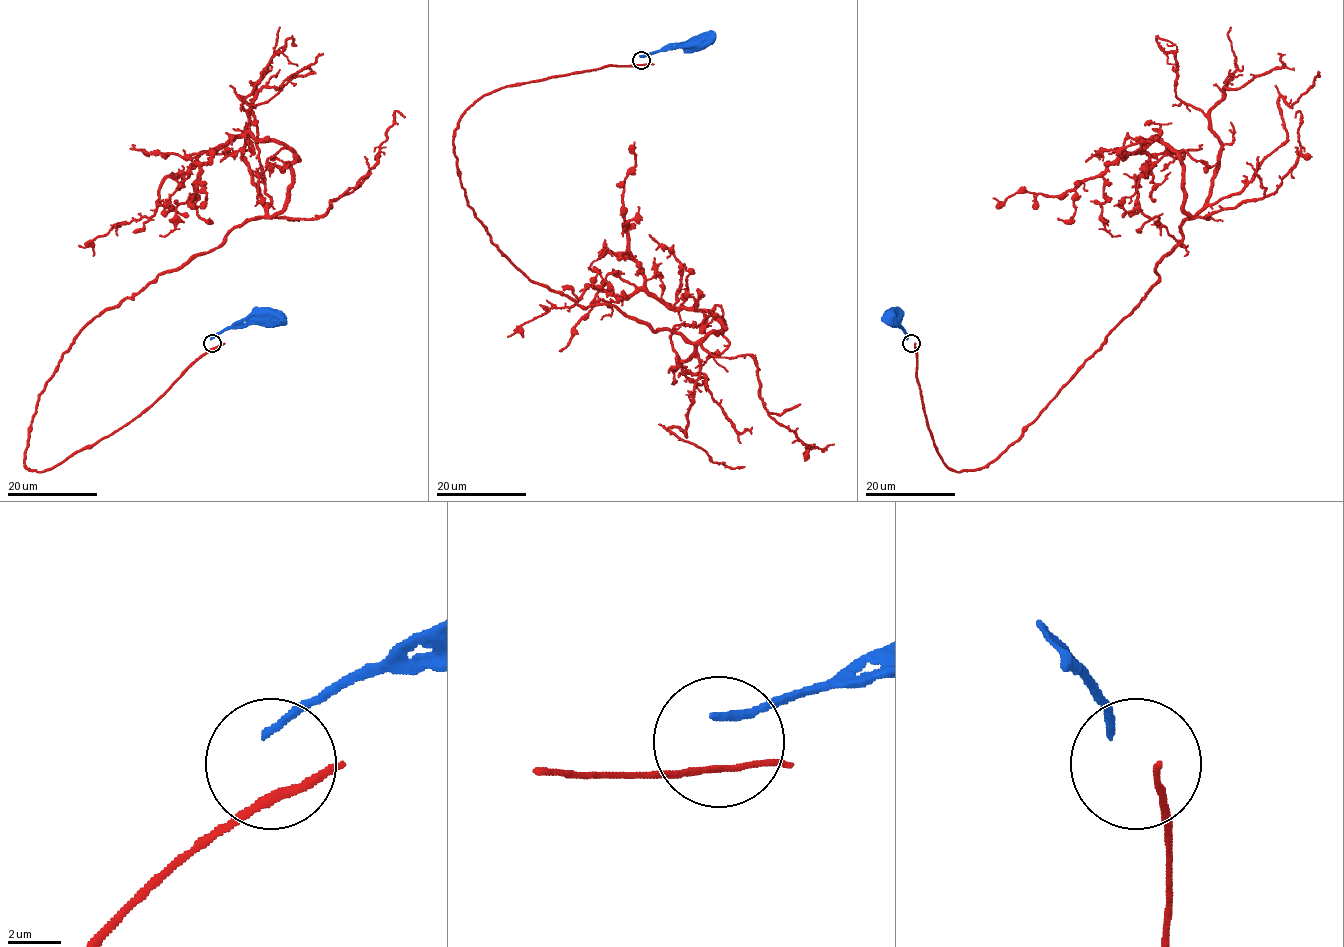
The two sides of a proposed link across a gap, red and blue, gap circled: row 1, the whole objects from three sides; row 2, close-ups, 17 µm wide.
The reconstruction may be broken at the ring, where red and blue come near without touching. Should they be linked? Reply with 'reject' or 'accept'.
reject

